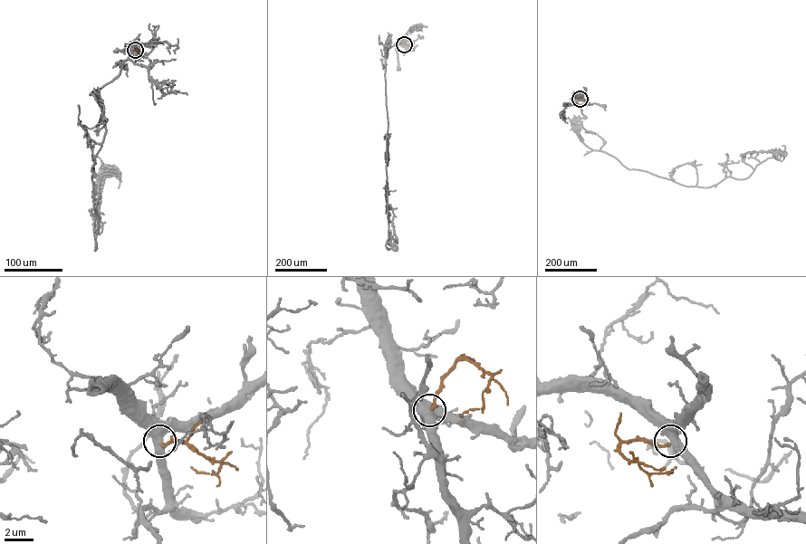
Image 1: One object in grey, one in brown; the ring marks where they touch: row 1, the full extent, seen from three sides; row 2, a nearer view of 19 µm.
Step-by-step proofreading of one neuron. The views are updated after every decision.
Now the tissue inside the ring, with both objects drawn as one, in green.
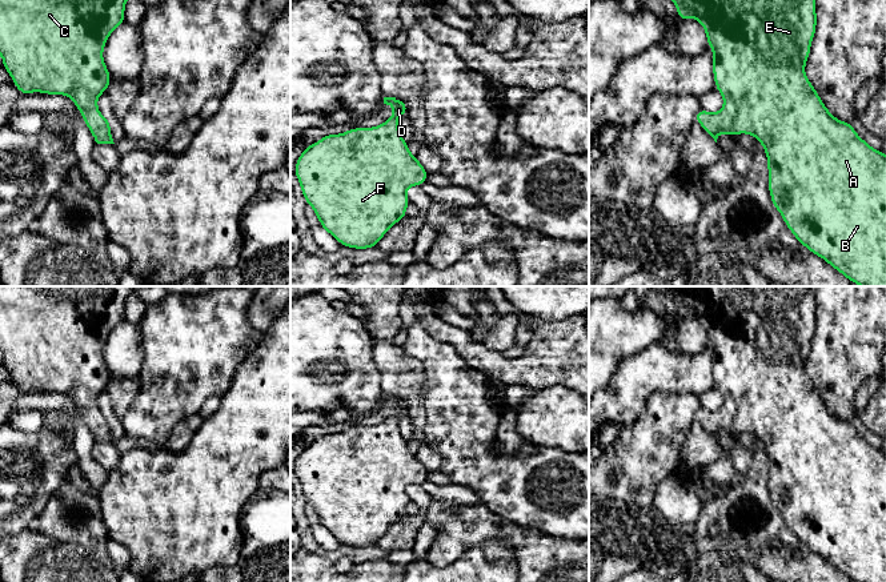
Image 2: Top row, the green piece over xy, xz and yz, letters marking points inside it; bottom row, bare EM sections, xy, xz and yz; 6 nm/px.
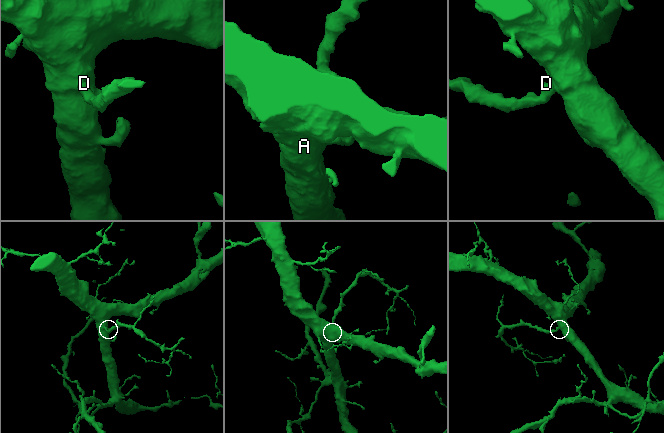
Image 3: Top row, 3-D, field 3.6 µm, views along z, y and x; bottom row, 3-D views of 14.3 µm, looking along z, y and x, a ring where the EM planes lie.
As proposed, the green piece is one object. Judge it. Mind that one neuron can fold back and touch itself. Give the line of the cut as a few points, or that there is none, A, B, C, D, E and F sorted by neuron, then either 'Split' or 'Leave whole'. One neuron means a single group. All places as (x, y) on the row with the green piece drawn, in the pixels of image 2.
No split. Groups: A B C D E F. Leave whole

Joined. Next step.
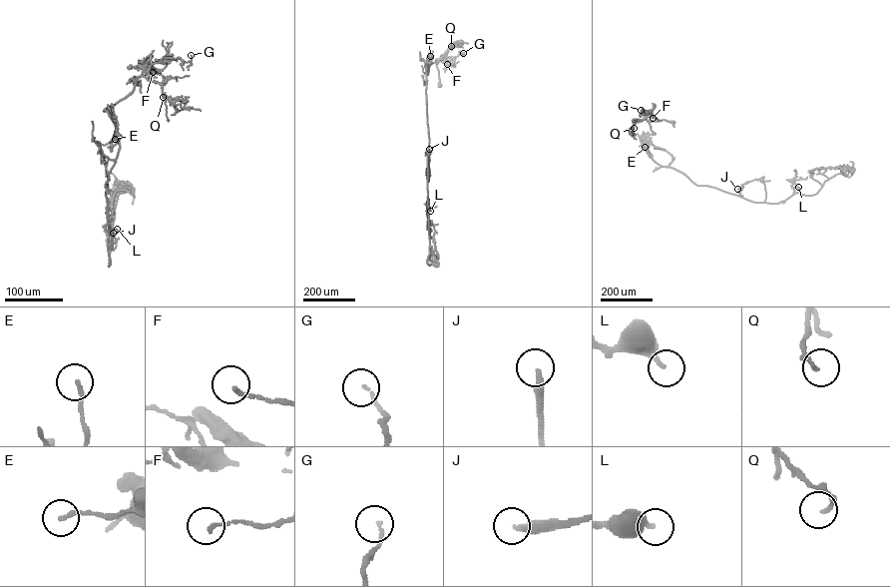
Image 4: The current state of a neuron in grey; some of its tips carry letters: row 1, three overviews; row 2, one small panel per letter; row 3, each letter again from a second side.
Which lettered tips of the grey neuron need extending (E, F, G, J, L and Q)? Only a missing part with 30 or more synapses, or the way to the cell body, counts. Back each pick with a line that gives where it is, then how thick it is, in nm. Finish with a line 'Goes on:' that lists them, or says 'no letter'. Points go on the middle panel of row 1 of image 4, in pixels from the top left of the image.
Goes on: no letter

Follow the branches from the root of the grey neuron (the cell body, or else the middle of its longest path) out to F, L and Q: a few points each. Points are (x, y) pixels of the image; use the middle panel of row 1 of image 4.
F: (440, 85), (436, 64), (442, 56), (447, 64)
L: (440, 85), (439, 61), (426, 67), (429, 58), (426, 93), (430, 211)
Q: (440, 85), (436, 64), (451, 46)

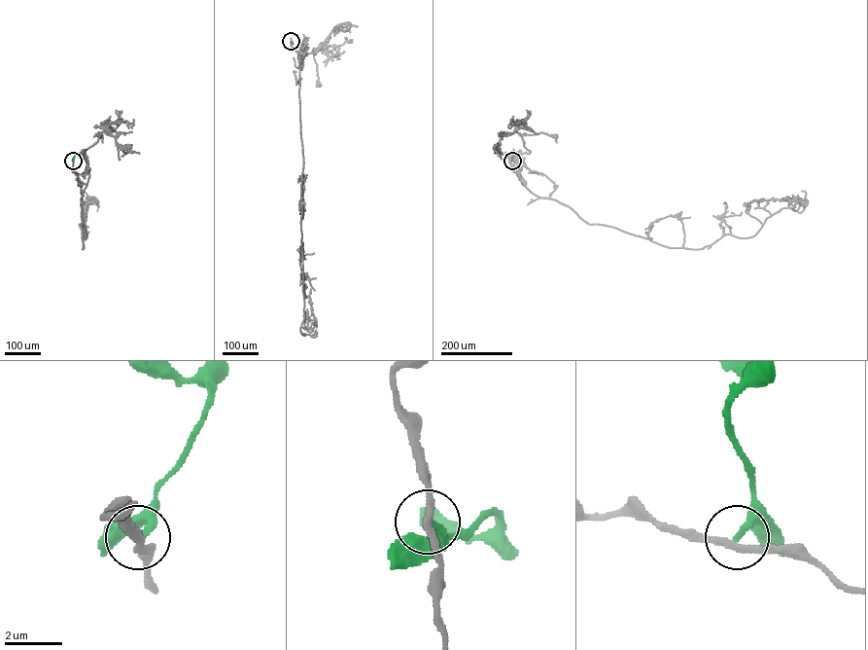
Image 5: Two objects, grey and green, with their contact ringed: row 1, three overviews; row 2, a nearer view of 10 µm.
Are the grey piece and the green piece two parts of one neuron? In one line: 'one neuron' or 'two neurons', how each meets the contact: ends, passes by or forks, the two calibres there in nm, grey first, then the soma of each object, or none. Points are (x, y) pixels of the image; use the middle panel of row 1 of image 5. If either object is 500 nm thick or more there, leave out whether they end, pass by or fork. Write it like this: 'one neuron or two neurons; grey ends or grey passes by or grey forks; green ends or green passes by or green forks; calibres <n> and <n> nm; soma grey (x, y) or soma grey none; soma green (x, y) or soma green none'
two neurons; grey passes by; green ends; calibres 240 and 240 nm; soma grey (319, 84); soma green none

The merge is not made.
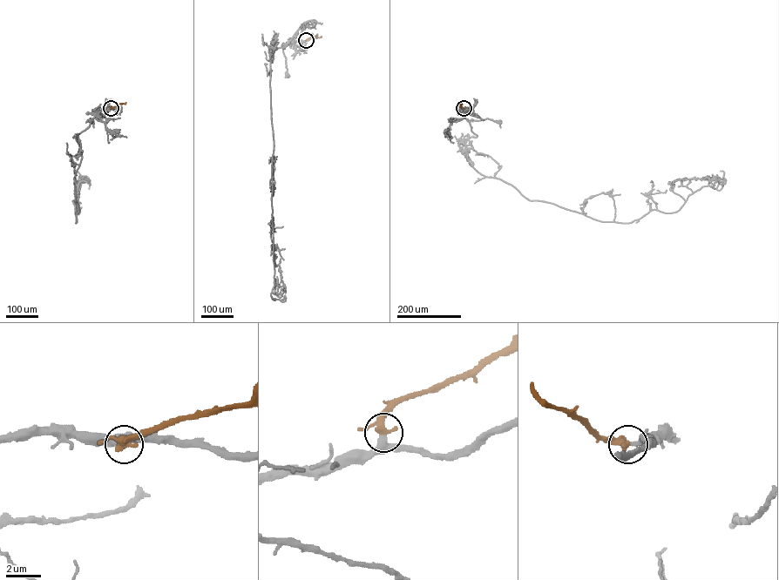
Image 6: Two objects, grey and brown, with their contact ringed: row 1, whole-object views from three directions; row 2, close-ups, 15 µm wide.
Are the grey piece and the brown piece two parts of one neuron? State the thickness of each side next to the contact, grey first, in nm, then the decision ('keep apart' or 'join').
280/320 nm | join

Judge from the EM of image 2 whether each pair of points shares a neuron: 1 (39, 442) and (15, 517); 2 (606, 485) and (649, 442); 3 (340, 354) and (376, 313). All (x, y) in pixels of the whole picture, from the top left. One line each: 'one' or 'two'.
1: one
2: one
3: two

